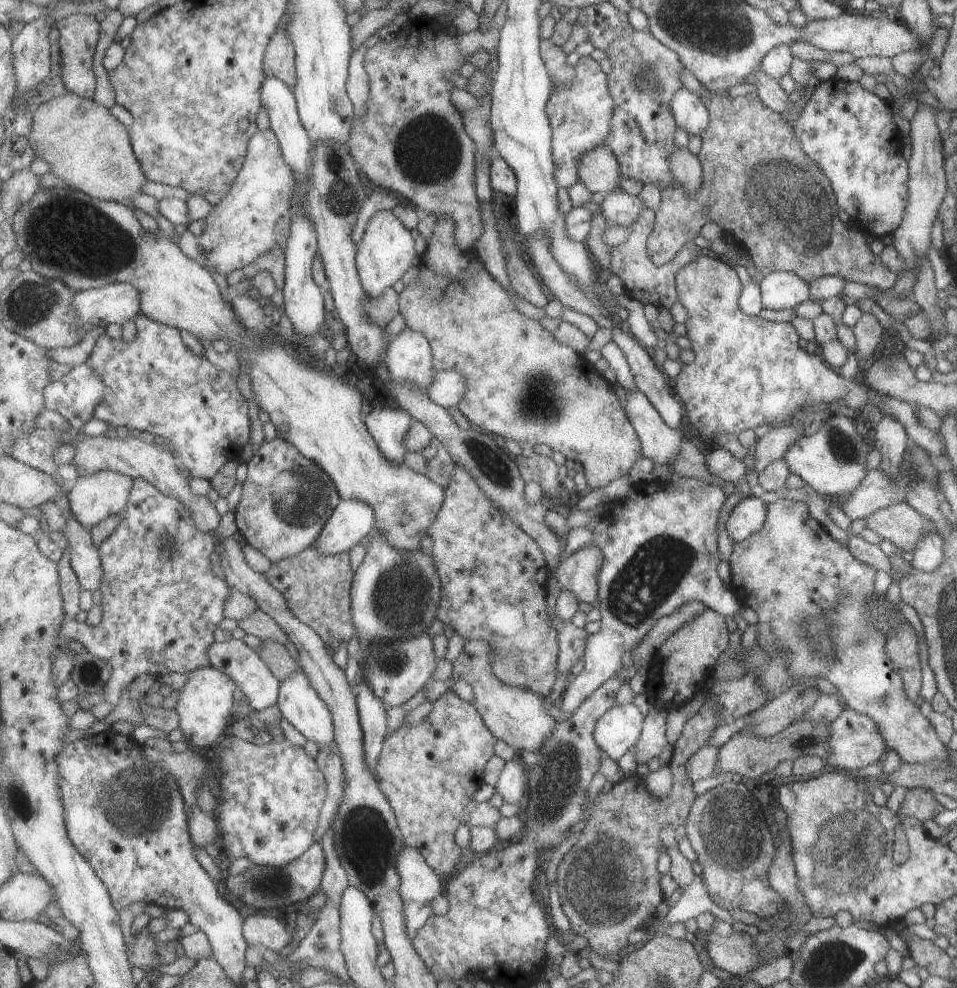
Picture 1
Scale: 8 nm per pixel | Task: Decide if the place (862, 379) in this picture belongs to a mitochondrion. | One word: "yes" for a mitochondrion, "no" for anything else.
no

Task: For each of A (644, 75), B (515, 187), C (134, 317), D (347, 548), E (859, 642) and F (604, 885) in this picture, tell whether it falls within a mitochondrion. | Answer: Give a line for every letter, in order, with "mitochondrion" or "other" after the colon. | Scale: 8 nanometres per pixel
A: mitochondrion
B: other
C: other
D: other
E: mitochondrion
F: mitochondrion

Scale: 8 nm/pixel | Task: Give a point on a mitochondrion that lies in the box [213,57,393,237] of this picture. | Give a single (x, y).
(343, 197)

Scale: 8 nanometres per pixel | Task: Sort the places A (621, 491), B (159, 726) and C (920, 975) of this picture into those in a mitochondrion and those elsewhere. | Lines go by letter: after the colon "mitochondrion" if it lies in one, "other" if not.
A: other
B: other
C: other

